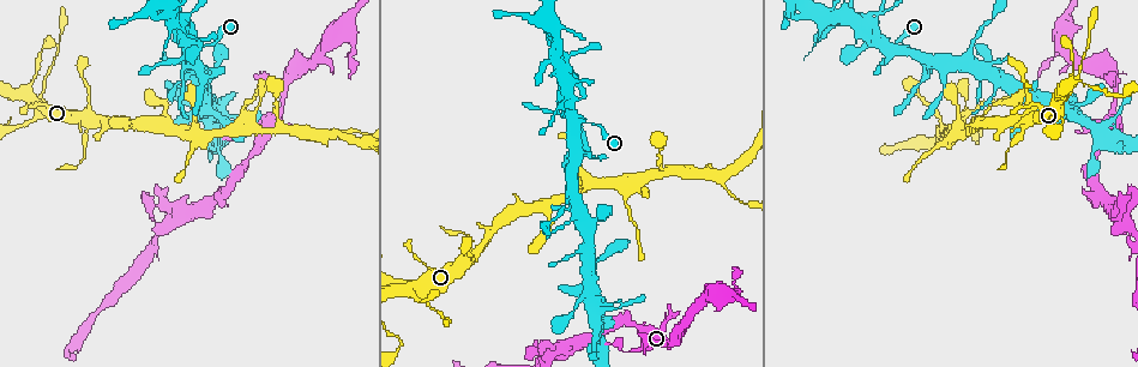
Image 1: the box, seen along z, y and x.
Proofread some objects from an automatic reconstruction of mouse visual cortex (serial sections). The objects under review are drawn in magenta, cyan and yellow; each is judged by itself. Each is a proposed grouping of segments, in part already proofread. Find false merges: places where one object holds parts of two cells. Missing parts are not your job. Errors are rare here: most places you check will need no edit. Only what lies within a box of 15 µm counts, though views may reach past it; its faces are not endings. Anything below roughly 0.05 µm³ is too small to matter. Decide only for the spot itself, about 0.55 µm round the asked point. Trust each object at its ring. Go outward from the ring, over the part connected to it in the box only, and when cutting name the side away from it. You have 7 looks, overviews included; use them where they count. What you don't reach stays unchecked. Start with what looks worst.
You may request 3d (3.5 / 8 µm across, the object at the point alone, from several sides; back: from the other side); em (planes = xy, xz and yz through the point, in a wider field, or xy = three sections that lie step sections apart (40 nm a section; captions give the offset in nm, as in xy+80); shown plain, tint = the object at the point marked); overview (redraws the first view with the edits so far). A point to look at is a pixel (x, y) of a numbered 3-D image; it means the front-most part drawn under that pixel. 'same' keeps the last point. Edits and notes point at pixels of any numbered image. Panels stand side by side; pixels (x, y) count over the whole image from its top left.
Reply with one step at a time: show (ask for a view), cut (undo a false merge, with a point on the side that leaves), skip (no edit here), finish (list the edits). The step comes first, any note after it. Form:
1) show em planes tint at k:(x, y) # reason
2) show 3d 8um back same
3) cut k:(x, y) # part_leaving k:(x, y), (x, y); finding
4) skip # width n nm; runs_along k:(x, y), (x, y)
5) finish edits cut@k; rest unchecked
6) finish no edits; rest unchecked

show 3d 3.5um back at 1:(894, 45) # four arms meet

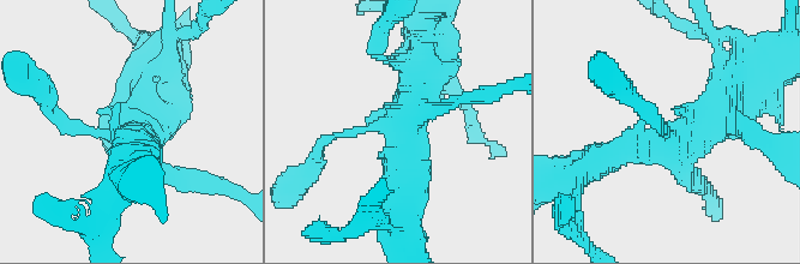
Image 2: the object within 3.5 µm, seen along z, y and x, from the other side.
show em xy step 3 tint at 2:(668, 135) # arms 4; arm_widths 150, 200, 400, 450 nm

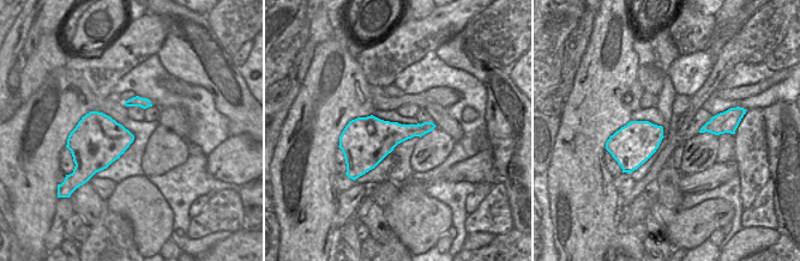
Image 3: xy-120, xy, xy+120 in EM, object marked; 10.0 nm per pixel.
skip # width 400 nm; runs_along 2:(323, 143), (389, 124), (408, 139), (408, 198); continuous, no second cell

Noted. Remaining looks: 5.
show 3d 8um at 1:(401, 282) # sudden change in width

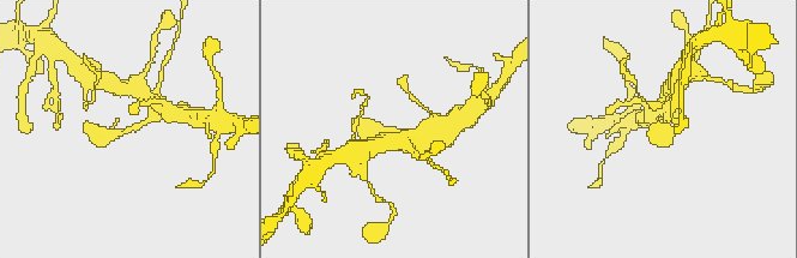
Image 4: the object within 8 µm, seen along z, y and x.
show em planes tint at 4:(391, 129)

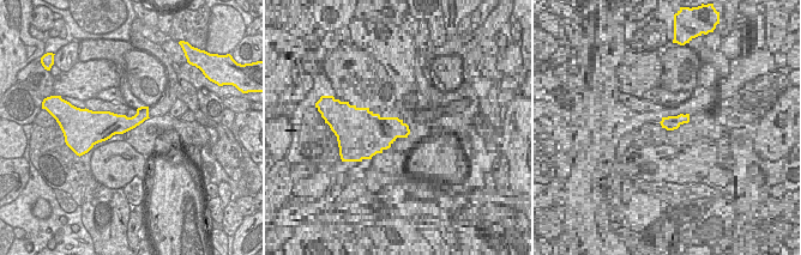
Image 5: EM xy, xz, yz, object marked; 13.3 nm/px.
skip # runs_along 4:(154, 116), (115, 134), (98, 130); one cell here

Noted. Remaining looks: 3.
show 3d 3.5um at 1:(193, 76) # calibre changes

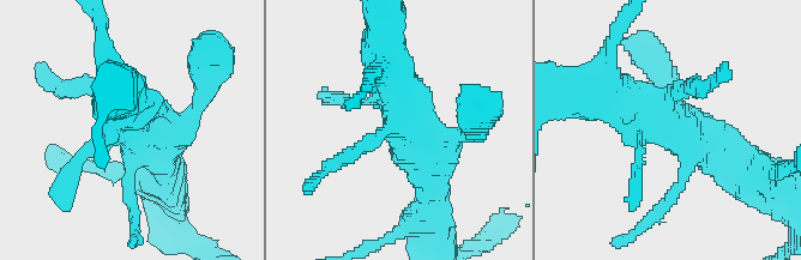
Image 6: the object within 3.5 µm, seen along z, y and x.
show em planes tint at 6:(411, 143)

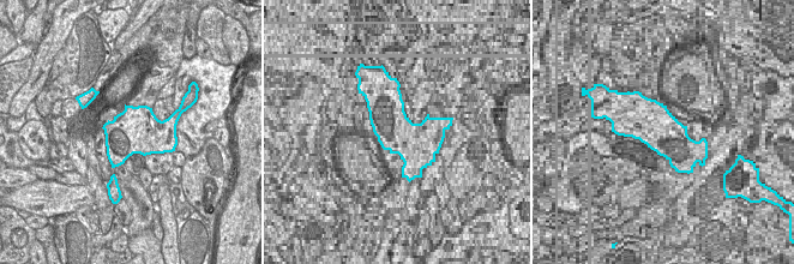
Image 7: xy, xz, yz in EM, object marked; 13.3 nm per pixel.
show em xy step 2 tint same

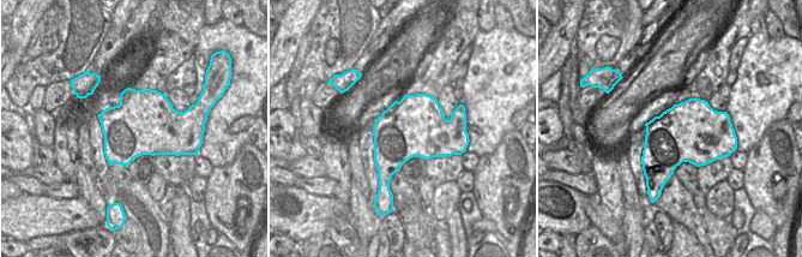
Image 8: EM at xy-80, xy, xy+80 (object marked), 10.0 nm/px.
skip # runs_along 6:(614, 96), (724, 144), (739, 162); continuous, no second cell

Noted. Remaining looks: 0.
finish no edits; rest unchecked

